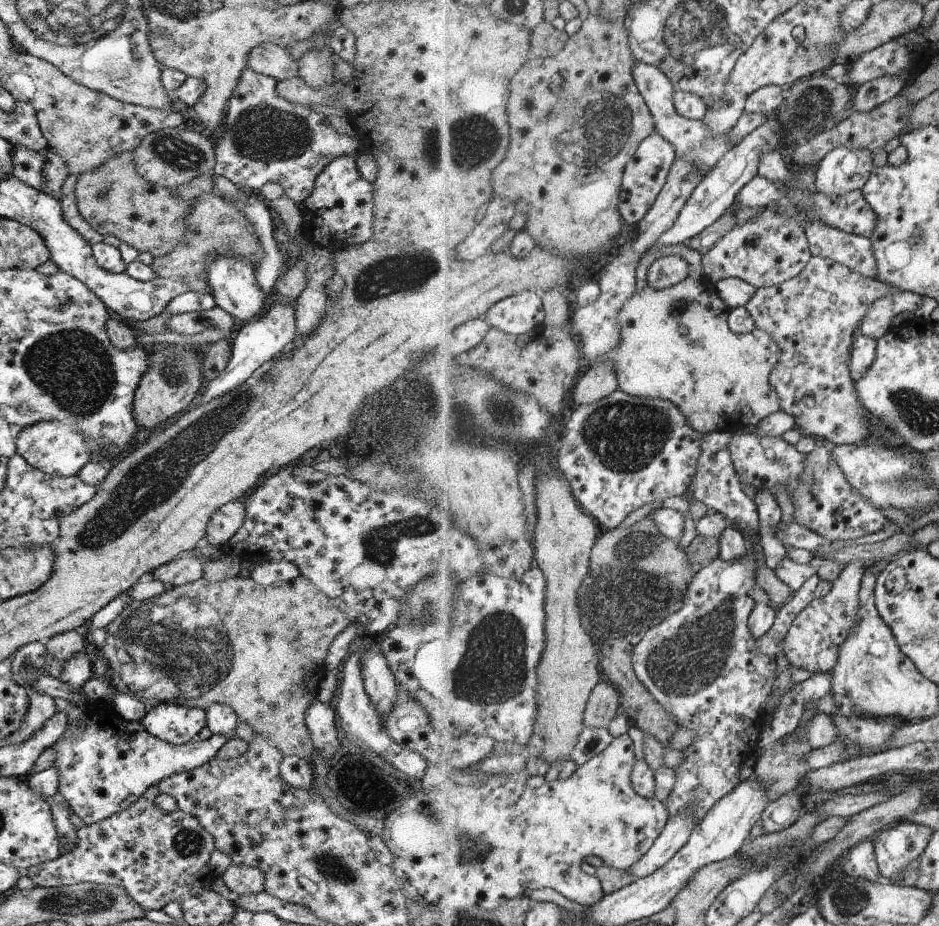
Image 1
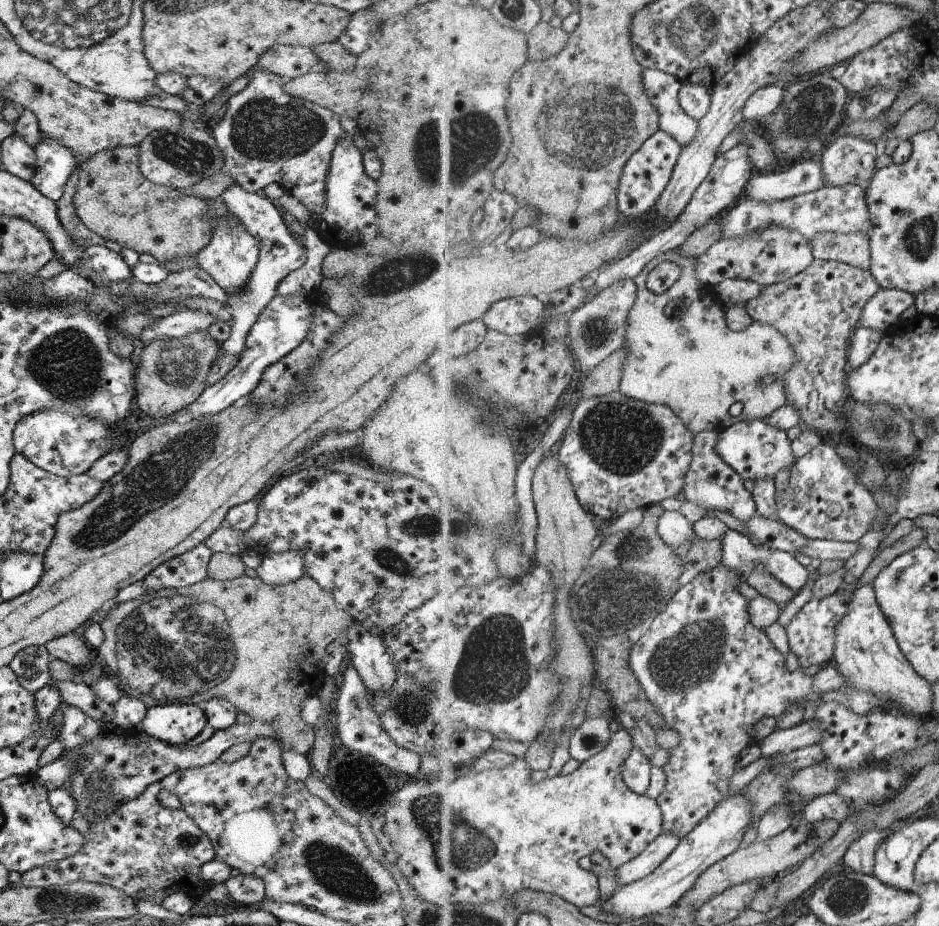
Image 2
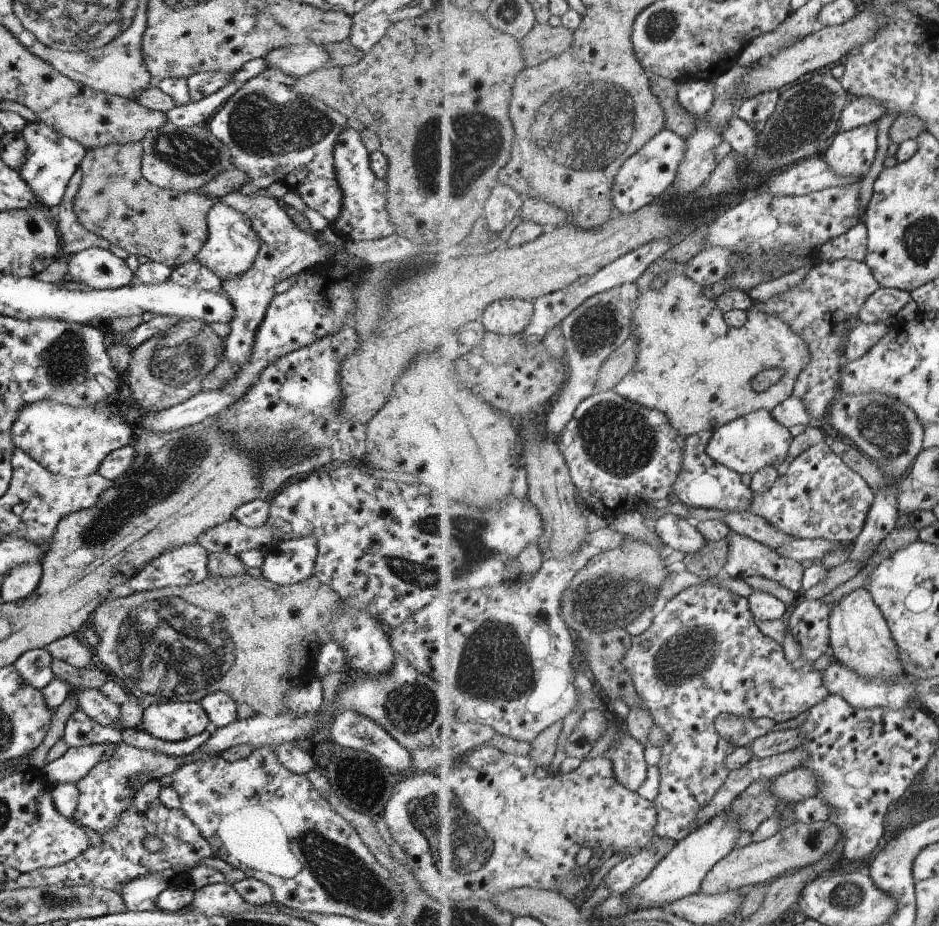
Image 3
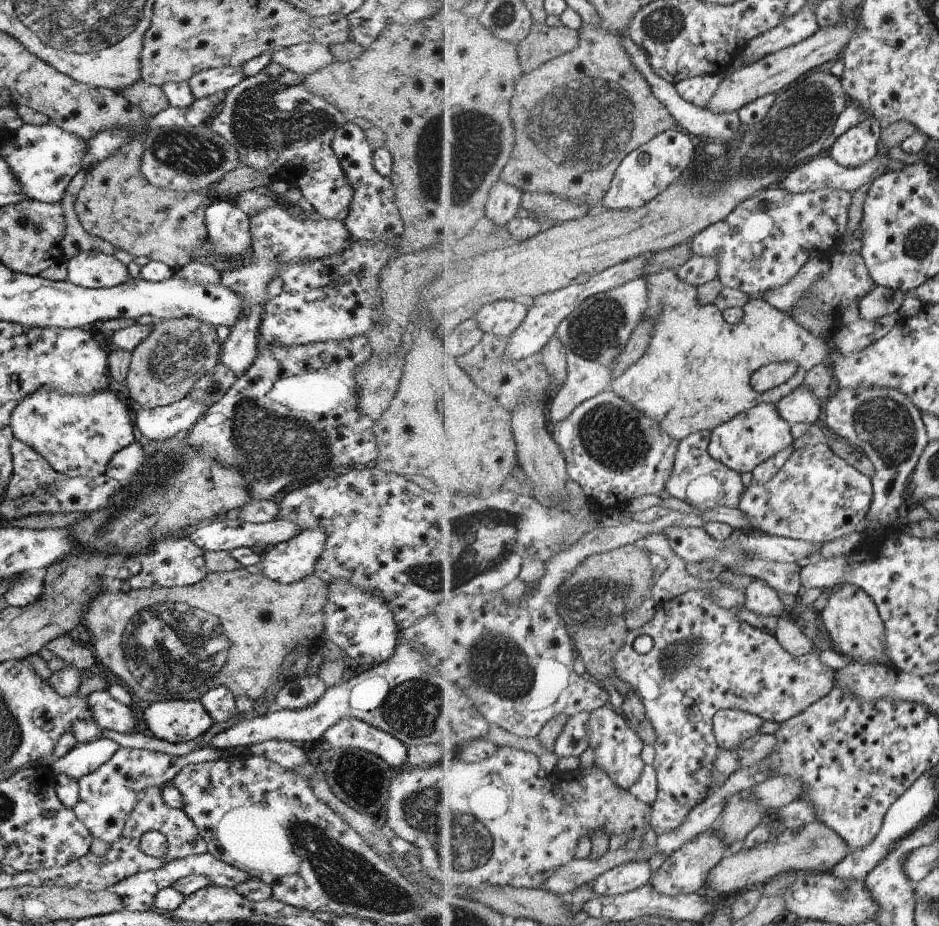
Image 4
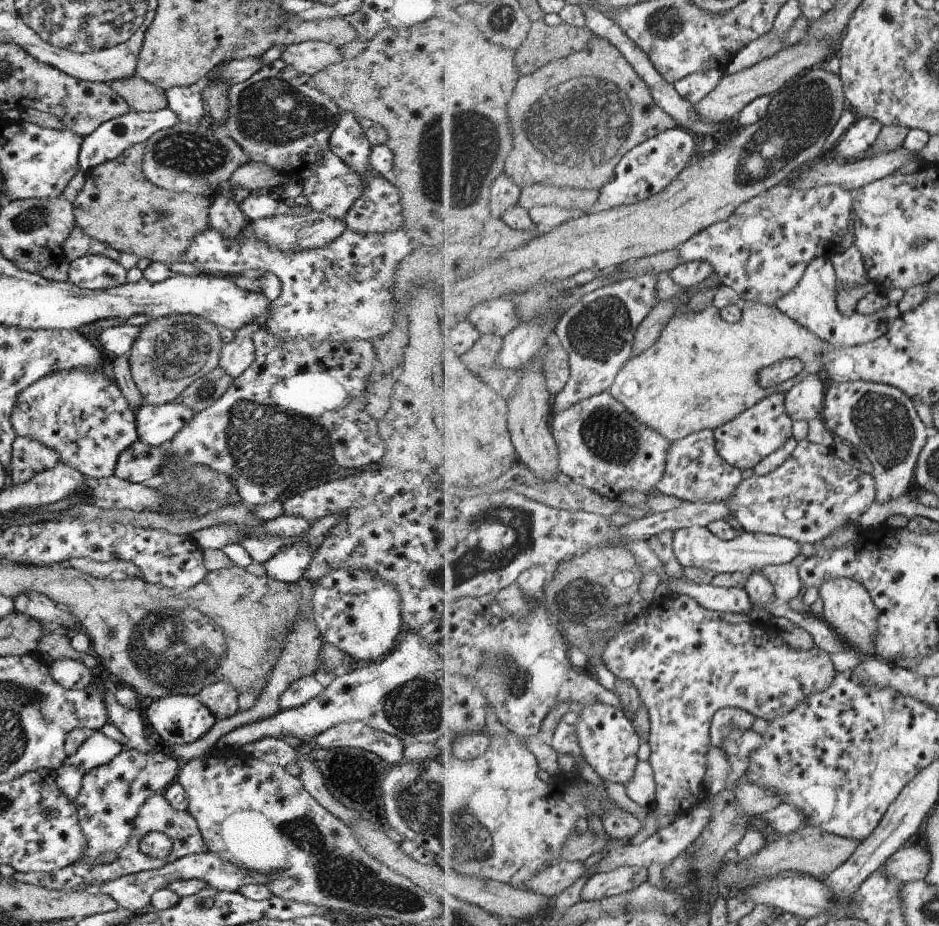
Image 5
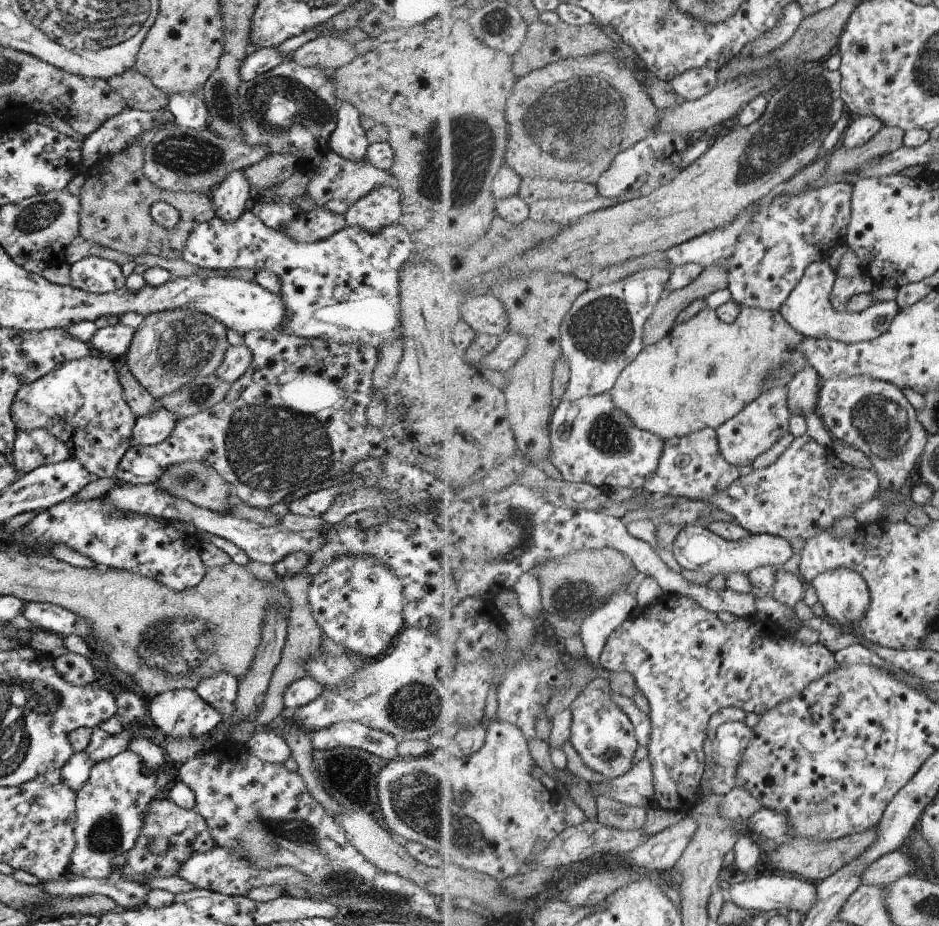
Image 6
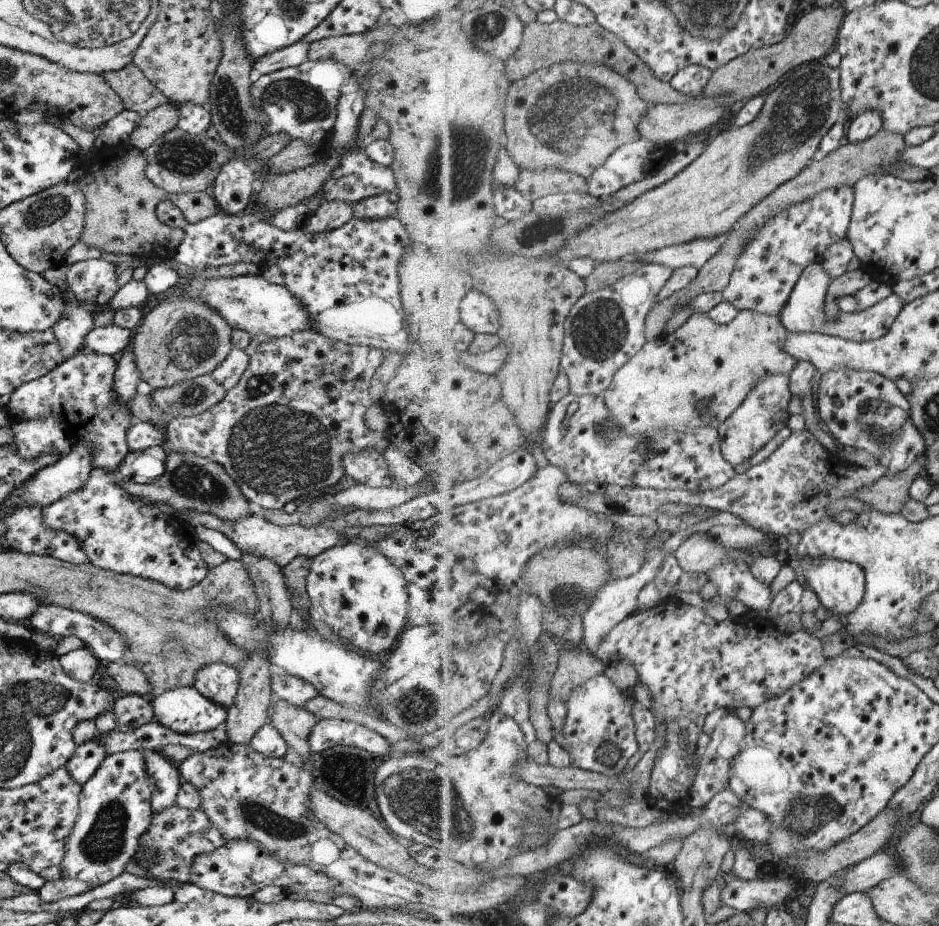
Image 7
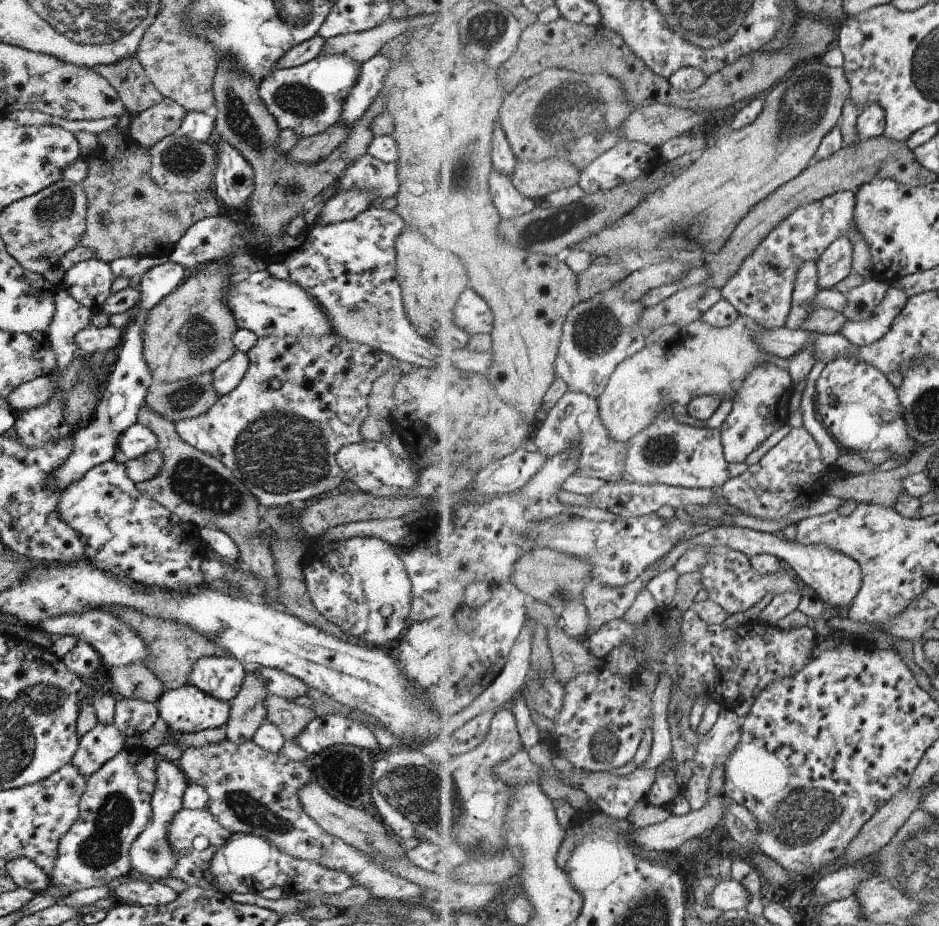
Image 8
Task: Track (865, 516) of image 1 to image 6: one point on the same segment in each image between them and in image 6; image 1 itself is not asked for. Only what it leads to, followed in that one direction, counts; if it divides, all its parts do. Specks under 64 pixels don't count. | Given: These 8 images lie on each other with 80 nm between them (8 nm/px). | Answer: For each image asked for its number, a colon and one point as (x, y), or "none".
2: (825, 499)
3: (819, 497)
4: (818, 497)
5: (814, 493)
6: (808, 489)

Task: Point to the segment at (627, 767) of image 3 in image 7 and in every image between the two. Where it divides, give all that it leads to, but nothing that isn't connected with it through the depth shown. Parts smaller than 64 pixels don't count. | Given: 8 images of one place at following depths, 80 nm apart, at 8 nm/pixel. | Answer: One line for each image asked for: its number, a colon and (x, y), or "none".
4: (617, 749)
5: (609, 742)
6: (602, 733)
7: (600, 728)

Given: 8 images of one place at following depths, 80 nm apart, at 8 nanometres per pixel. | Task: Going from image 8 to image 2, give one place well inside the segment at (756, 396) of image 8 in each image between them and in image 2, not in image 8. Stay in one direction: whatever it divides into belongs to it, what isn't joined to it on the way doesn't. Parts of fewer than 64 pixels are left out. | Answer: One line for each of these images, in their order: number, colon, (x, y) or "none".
2: (756, 450)
3: (750, 443)
4: (752, 437)
5: (745, 441)
6: (760, 426)
7: (765, 412)

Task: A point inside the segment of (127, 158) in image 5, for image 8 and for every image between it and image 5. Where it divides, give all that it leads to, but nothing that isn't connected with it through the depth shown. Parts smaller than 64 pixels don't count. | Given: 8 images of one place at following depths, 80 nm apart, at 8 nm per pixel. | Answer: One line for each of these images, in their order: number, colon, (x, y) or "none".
6: (115, 198)
7: (119, 218)
8: (127, 215)

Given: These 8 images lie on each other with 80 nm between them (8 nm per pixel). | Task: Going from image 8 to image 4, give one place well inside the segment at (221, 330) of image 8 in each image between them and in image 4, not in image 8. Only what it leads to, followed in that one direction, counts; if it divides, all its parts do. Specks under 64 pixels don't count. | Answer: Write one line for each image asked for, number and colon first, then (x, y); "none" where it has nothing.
4: (162, 369)
5: (170, 352)
6: (169, 348)
7: (177, 338)

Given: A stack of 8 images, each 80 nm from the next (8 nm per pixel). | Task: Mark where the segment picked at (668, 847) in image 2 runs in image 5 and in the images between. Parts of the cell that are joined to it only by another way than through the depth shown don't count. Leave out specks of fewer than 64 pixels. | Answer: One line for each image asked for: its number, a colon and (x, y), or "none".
3: (630, 872)
4: (632, 875)
5: (616, 882)

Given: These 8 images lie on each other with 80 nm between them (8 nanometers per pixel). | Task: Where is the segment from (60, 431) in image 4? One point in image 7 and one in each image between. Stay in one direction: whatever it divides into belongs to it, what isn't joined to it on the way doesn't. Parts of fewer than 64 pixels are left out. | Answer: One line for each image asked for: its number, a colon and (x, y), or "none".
5: (81, 416)
6: (79, 403)
7: (79, 392)

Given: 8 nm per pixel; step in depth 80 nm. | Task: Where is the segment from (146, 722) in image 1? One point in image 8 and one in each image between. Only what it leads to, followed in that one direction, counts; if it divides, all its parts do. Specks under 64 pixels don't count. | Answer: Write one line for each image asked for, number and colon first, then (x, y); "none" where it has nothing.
2: (173, 723)
3: (170, 721)
4: (175, 721)
5: (177, 719)
6: (180, 714)
7: (183, 710)
8: (185, 709)

